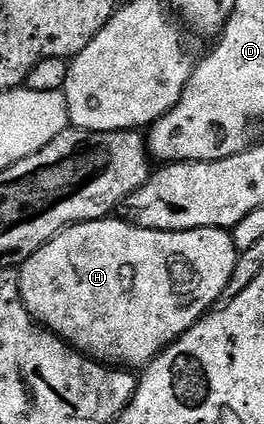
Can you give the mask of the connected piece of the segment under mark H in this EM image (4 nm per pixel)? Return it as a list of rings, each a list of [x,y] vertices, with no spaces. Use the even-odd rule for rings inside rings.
[[[109,216],[100,218],[97,222],[83,222],[77,226],[70,226],[58,236],[51,238],[45,246],[38,248],[38,252],[34,252],[34,256],[30,256],[19,267],[20,291],[22,292],[22,300],[28,311],[32,313],[33,318],[45,330],[51,330],[56,337],[67,342],[73,350],[79,350],[81,354],[91,358],[92,361],[102,362],[105,366],[113,368],[136,368],[132,366],[137,366],[137,368],[143,368],[149,362],[153,362],[169,344],[179,340],[195,322],[199,322],[224,298],[226,284],[230,284],[230,276],[234,276],[237,253],[231,233],[226,230],[215,230],[214,228],[187,230],[186,232],[147,230],[146,228],[132,226],[119,217]]]

